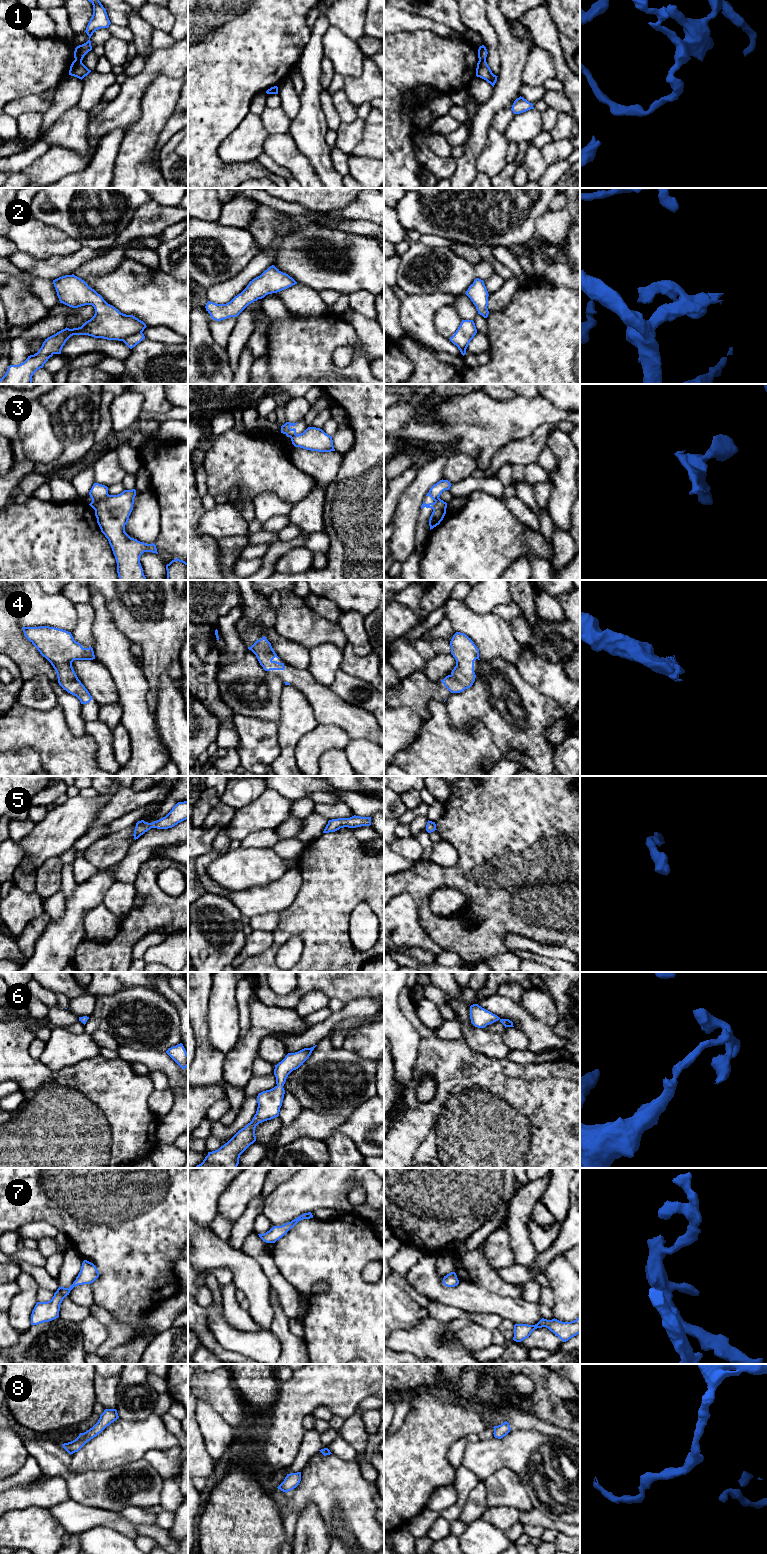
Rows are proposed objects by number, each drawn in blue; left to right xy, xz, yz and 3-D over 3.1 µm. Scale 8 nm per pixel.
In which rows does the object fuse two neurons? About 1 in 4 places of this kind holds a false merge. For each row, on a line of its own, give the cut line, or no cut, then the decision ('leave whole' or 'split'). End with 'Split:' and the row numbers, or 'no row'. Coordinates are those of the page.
1: cut in xy along (75, 59), (81, 61); split
2: no cut; leave whole
3: cut in xy along (108, 494), (94, 509); split
4: no cut; leave whole
5: no cut; leave whole
6: no cut; leave whole
7: no cut; leave whole
8: no cut; leave whole
Split: 1, 3

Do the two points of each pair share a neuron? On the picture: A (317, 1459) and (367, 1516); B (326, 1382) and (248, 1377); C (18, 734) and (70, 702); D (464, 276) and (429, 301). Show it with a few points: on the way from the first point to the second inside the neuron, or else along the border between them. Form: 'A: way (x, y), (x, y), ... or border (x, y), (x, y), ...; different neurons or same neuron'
A: way (324, 1473), (353, 1502); same neuron
B: border (280, 1383), (277, 1389), (276, 1400), (272, 1405); different neurons
C: border (57, 704), (61, 708), (66, 724), (70, 729); different neurons
D: border (419, 294), (445, 292), (456, 296); different neurons

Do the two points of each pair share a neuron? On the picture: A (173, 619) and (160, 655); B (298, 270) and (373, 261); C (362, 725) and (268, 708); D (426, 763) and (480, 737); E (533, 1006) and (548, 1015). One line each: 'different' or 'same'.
A: same
B: same
C: different
D: same
E: same

